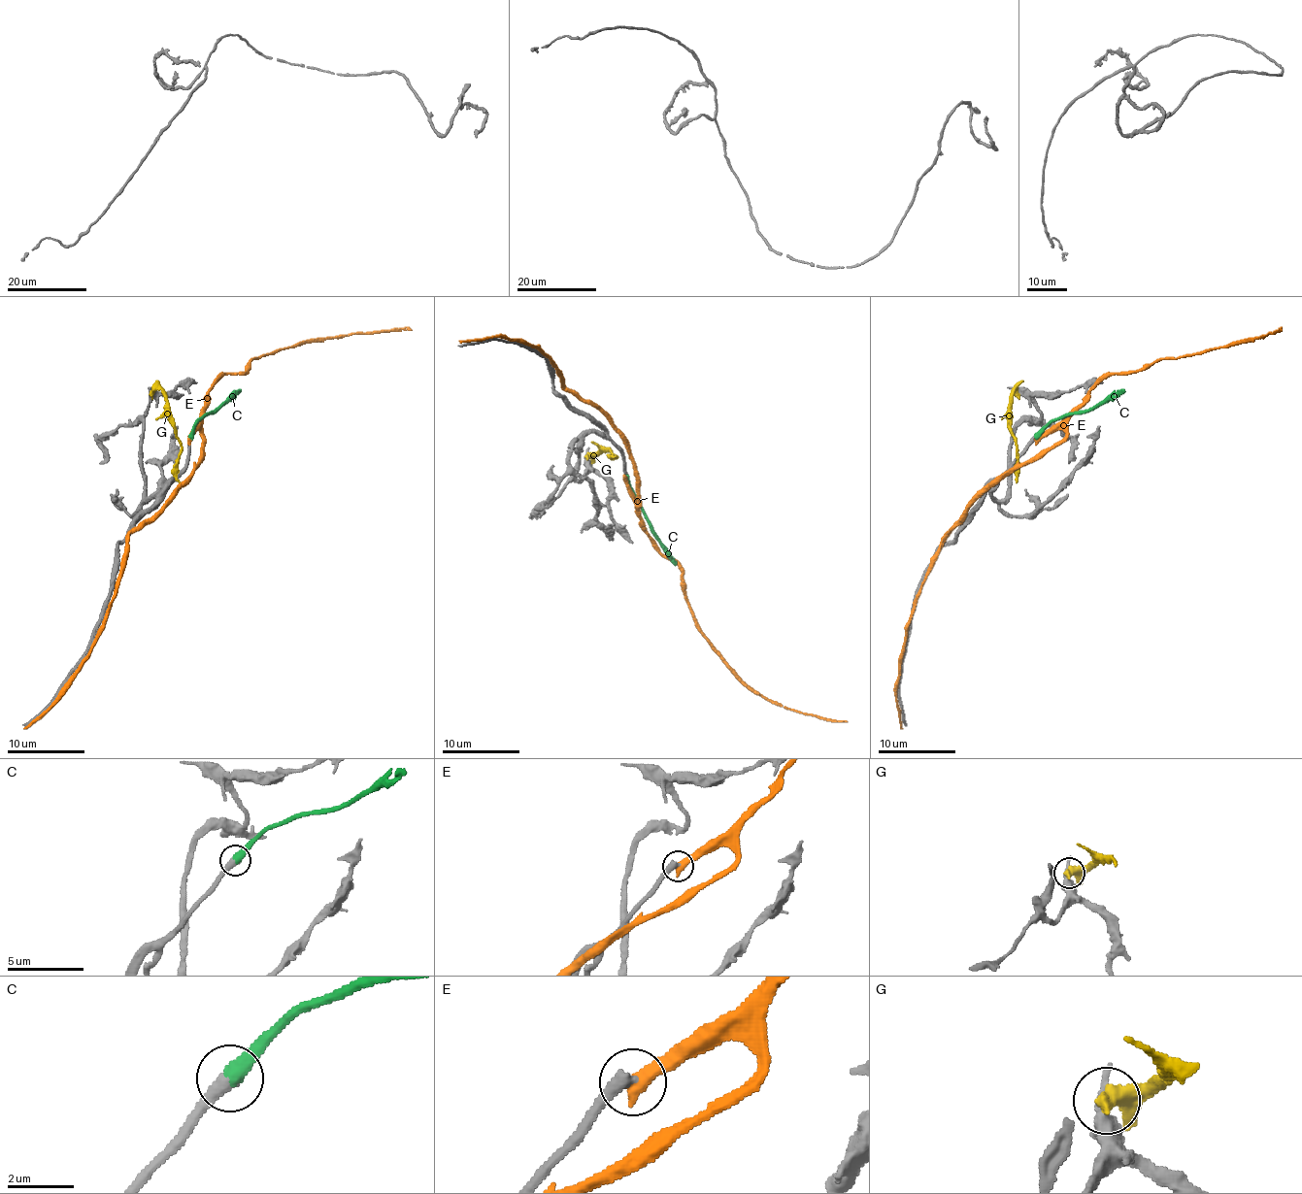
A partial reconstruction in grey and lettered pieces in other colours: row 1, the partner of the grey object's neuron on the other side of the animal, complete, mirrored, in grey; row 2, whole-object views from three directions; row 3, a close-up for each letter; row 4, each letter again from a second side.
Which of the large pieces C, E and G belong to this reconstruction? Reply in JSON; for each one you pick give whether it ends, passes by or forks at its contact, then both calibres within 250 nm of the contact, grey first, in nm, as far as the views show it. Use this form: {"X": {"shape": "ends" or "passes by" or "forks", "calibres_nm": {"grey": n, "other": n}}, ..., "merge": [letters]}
{"C": {"shape": "ends", "calibres_nm": {"grey": 400, "other": 440}}, "merge": ["C"]}

